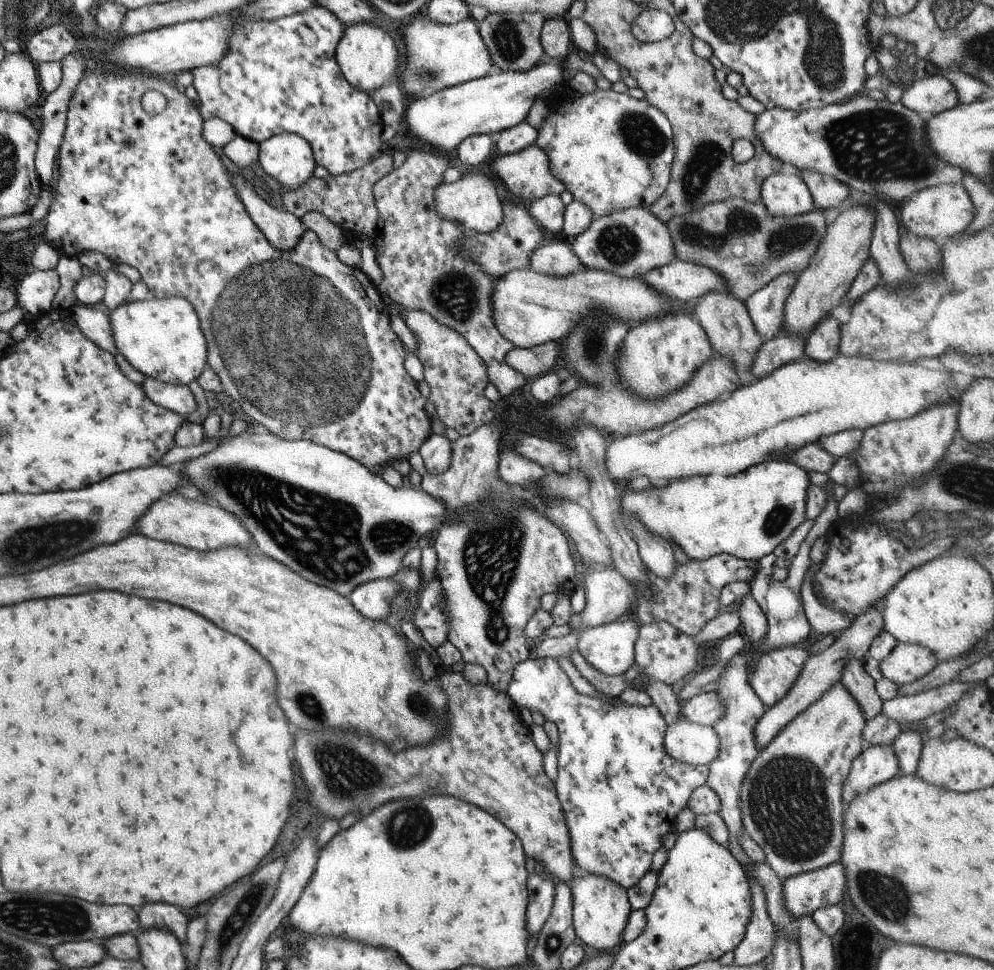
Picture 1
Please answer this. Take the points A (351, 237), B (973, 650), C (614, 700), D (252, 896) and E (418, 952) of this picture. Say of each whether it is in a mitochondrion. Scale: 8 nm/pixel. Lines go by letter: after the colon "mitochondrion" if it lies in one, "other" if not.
A: other
B: other
C: other
D: mitochondrion
E: other

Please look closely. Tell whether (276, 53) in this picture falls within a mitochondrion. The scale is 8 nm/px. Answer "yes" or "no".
yes

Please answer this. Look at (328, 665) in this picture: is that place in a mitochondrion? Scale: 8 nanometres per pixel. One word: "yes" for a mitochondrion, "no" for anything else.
no

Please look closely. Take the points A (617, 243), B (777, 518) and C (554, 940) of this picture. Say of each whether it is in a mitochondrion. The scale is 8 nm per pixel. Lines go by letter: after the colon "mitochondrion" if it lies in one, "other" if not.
A: mitochondrion
B: mitochondrion
C: mitochondrion

